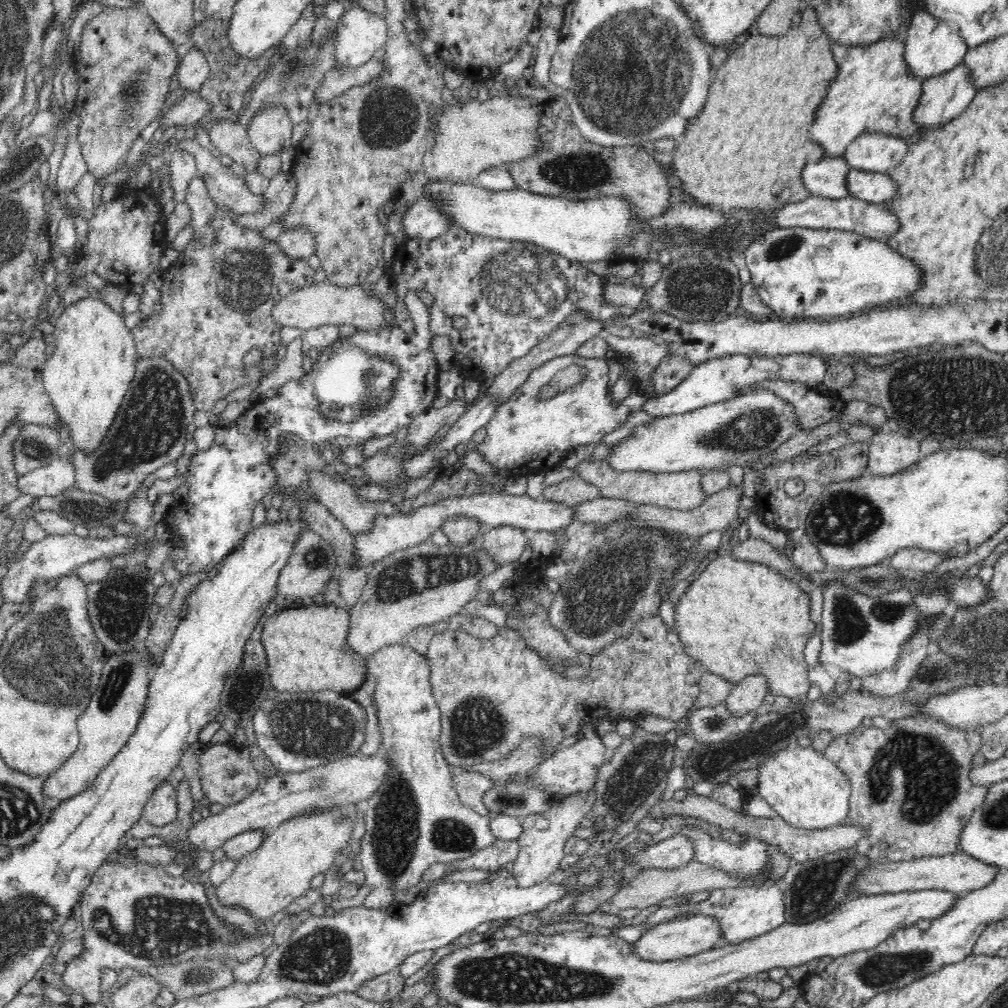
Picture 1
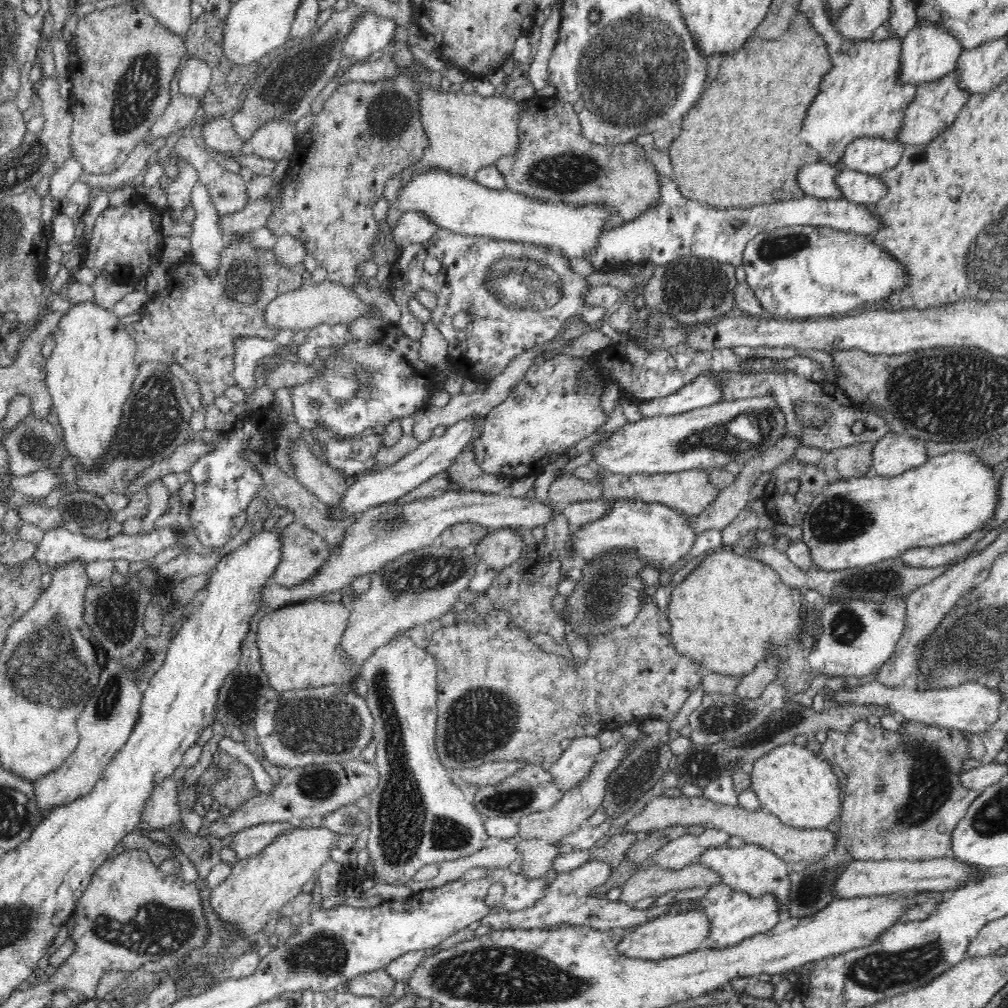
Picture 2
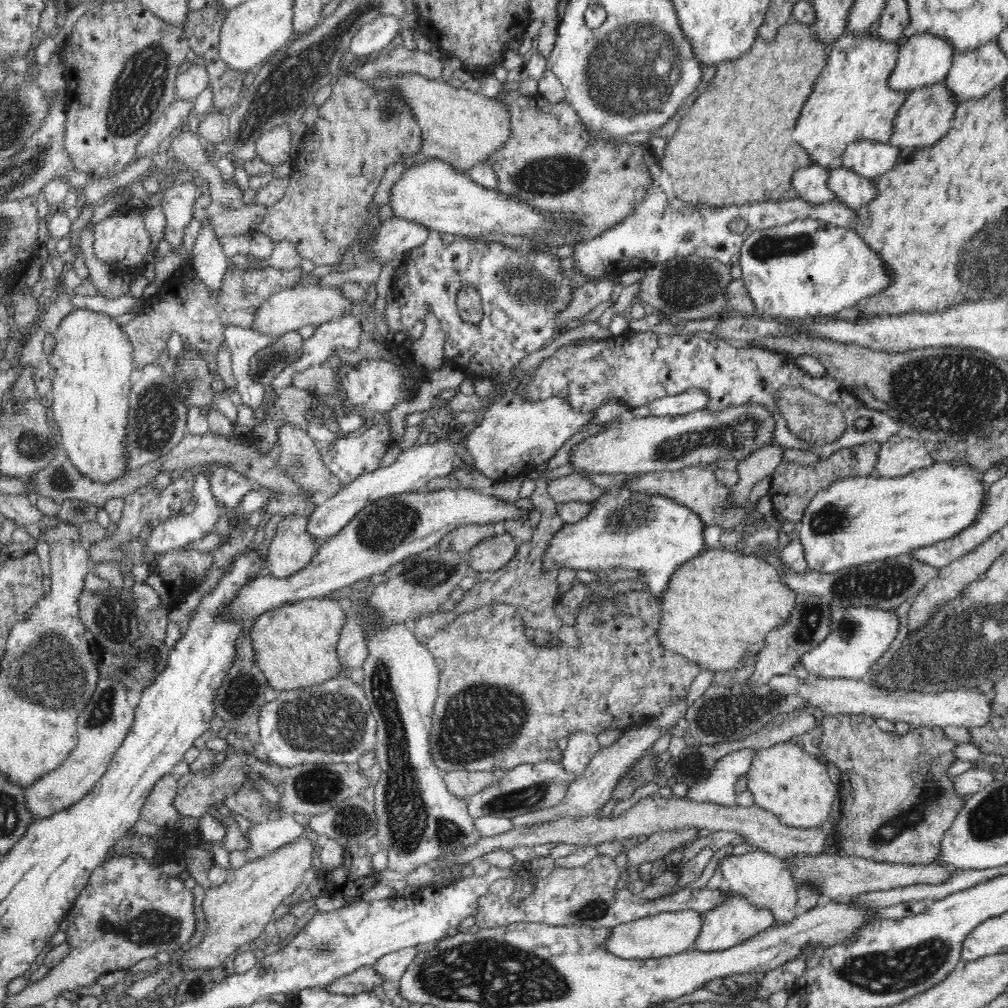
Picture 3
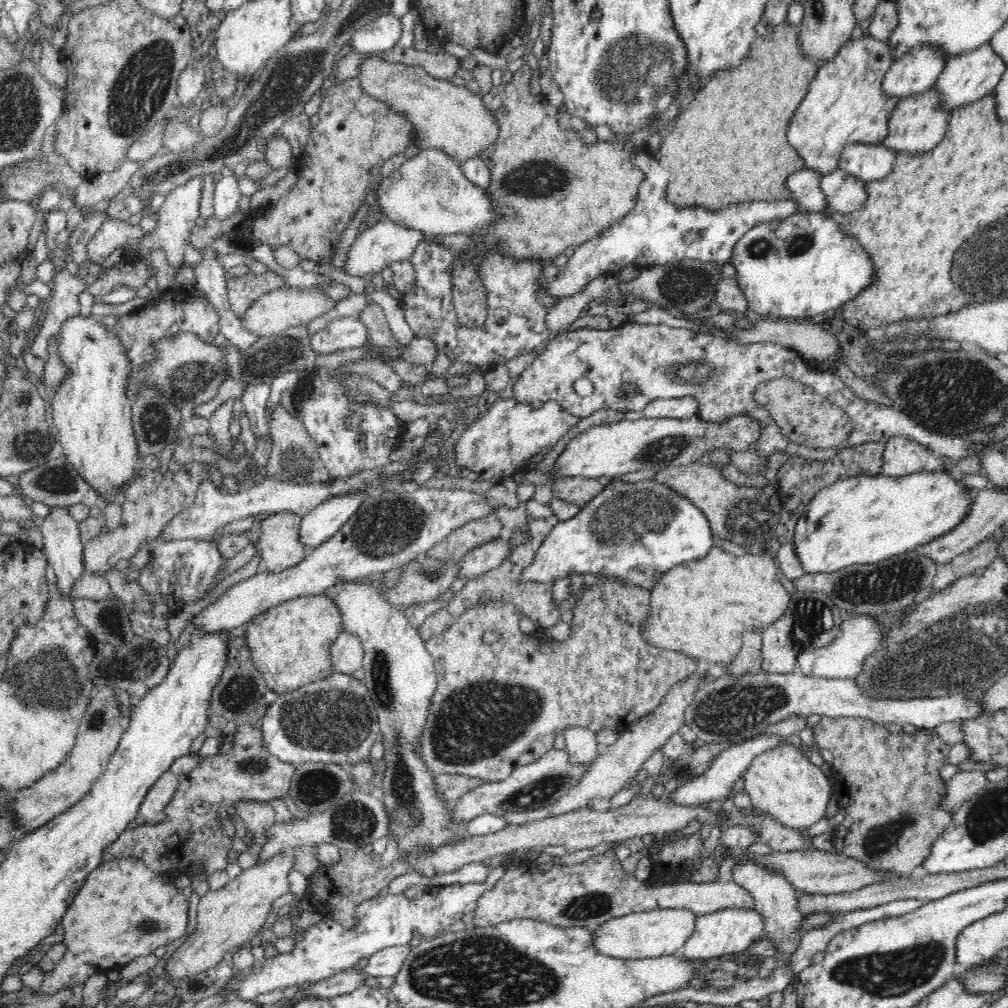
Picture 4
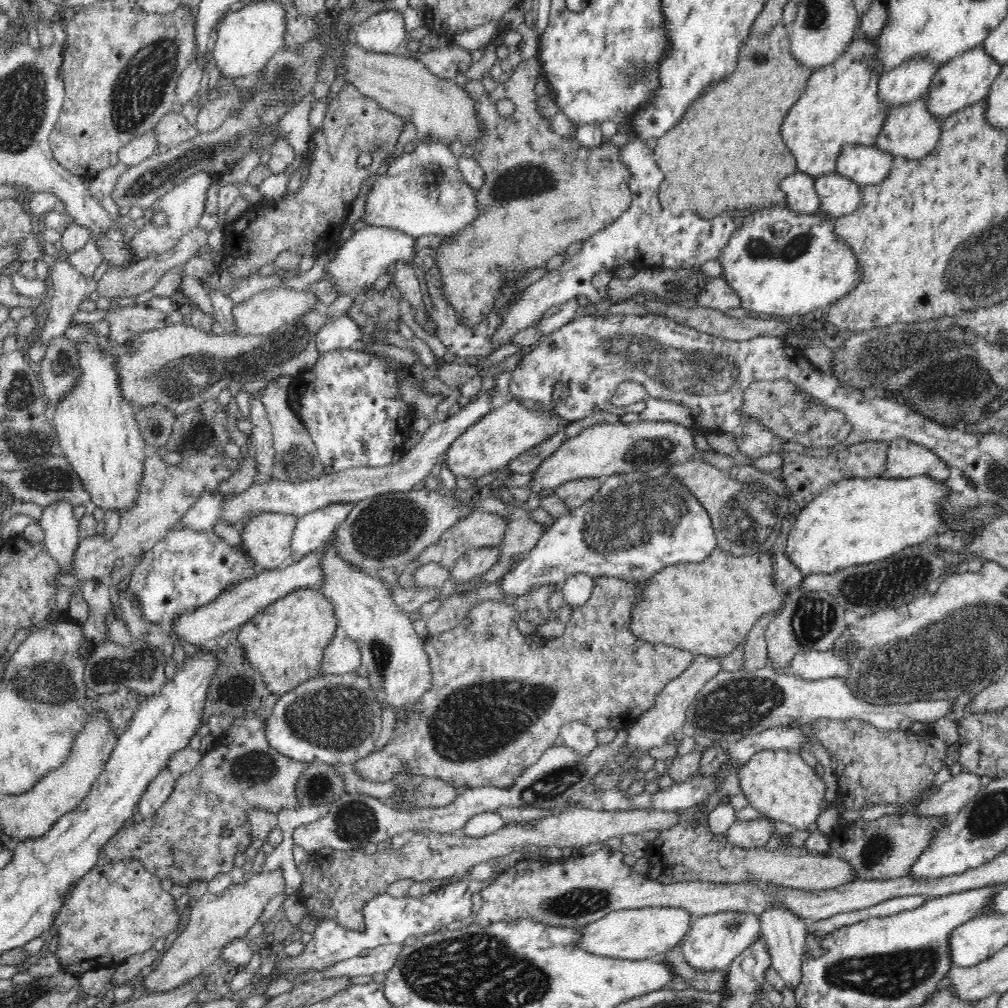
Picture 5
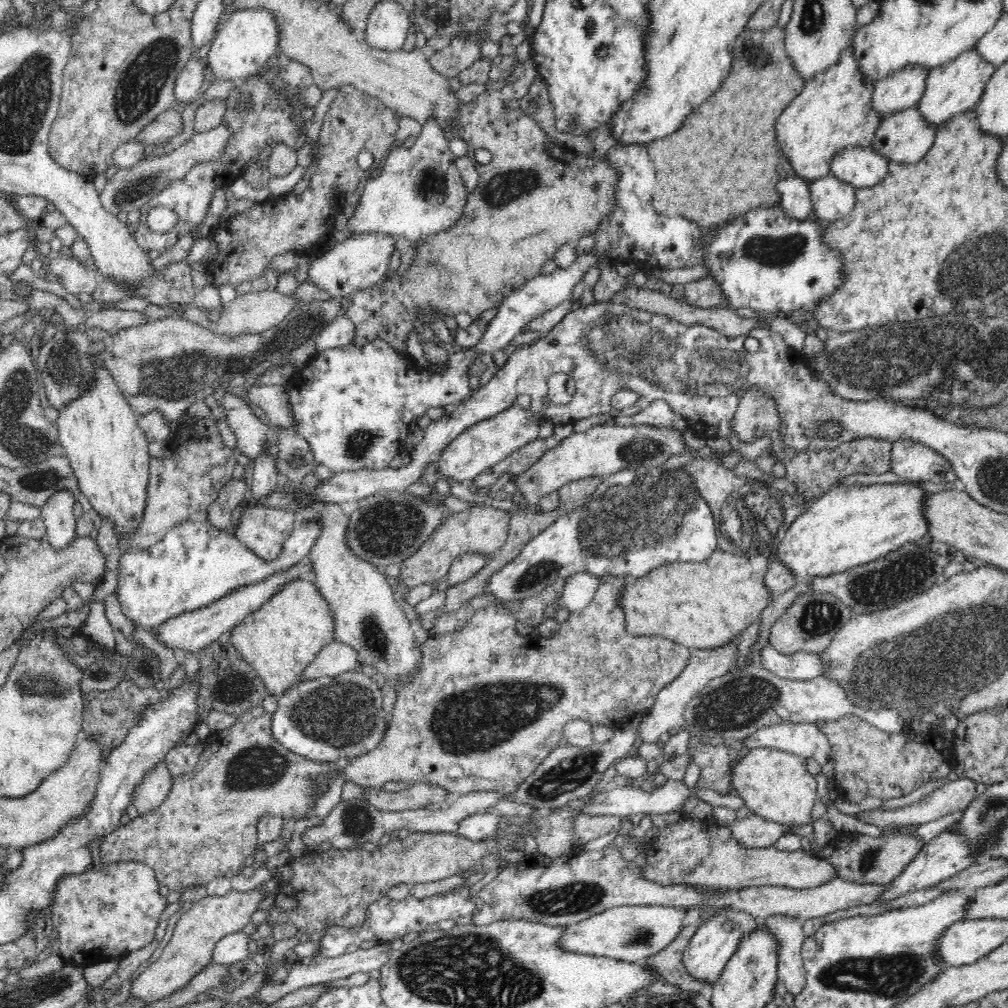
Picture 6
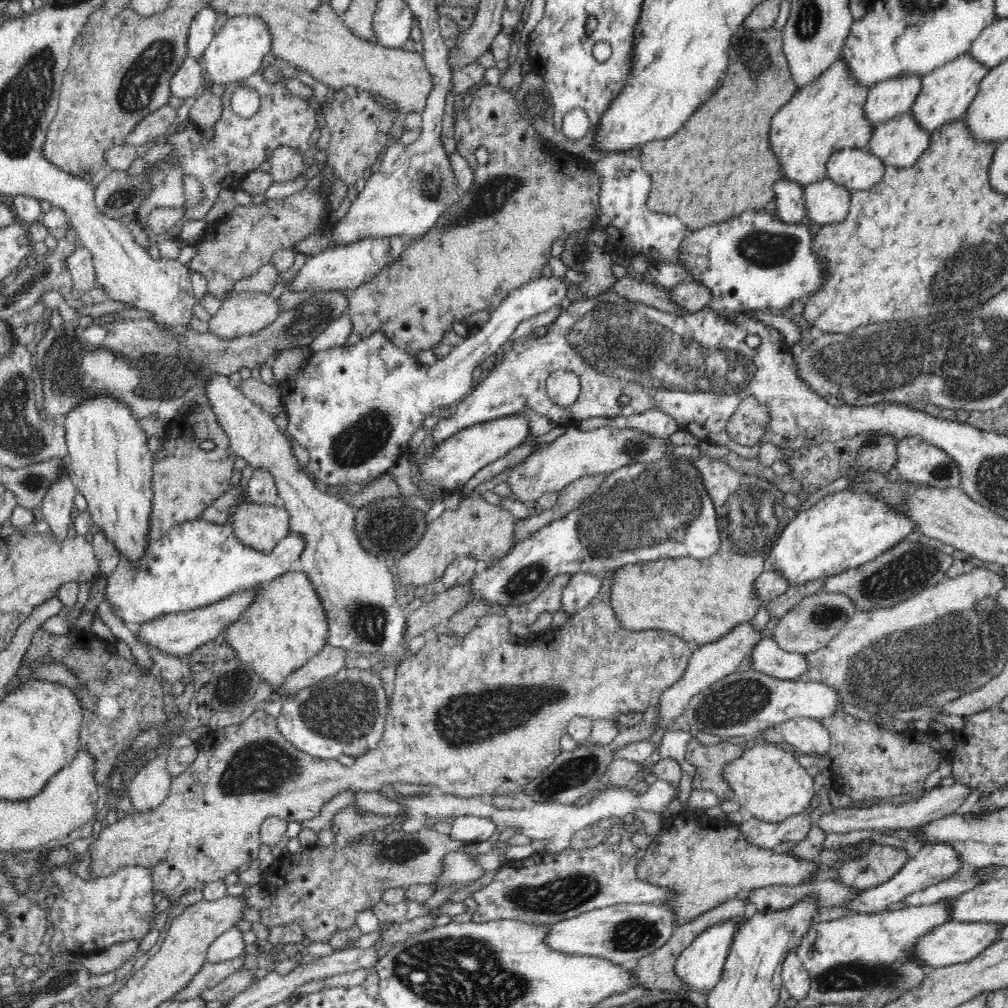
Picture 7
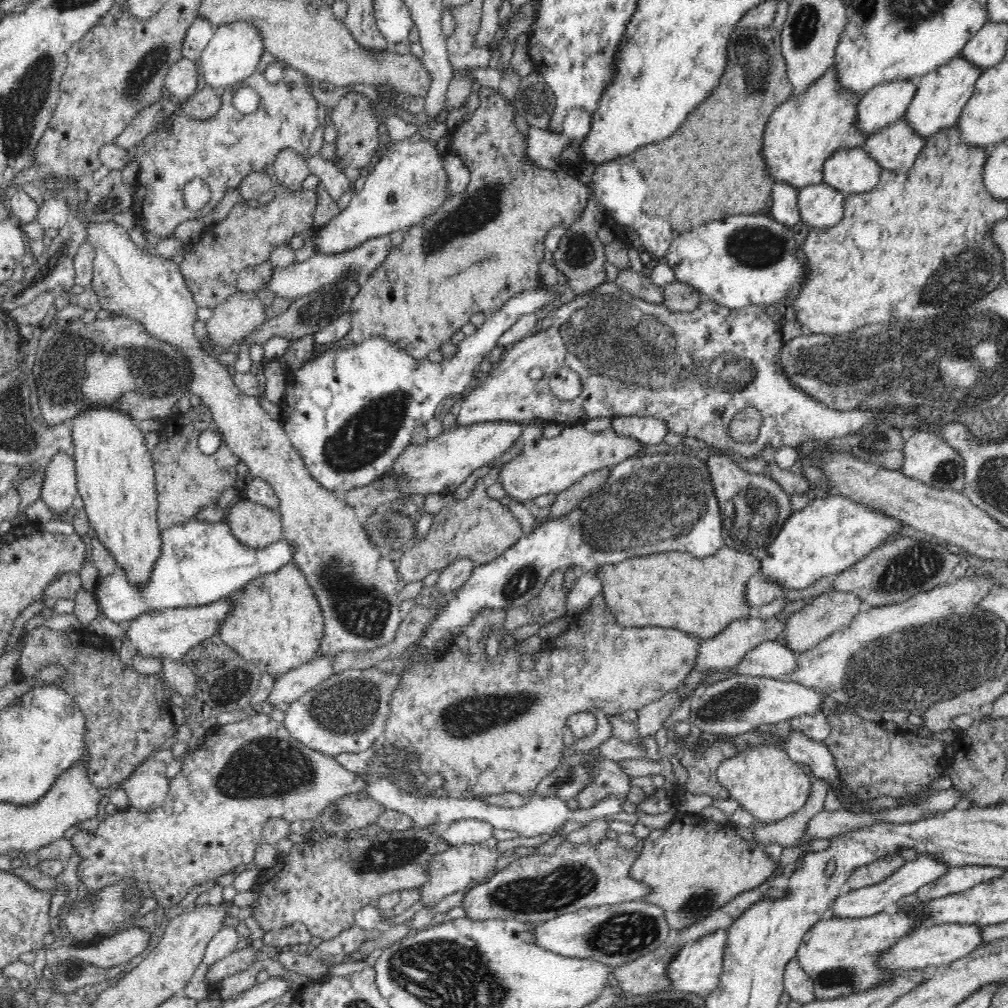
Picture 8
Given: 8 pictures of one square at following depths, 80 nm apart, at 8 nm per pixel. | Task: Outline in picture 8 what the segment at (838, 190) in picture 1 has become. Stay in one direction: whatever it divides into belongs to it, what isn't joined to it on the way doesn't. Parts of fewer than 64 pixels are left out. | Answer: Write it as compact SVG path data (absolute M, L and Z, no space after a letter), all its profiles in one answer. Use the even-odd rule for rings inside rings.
M777 182L772 188L772 218L779 224L794 228L802 223L797 192L784 182Z

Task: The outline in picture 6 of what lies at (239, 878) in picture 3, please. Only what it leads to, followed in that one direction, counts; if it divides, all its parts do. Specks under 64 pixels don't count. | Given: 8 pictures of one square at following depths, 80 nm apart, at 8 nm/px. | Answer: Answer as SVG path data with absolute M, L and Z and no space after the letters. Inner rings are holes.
M272 877L256 889L246 892L230 890L223 895L207 895L192 903L187 911L182 912L182 917L158 960L151 963L131 984L130 998L156 1003L172 994L172 991L186 986L195 974L212 964L212 950L216 942L228 934L242 931L251 923L251 916L258 910L258 904L266 896L276 895L278 892L278 878Z

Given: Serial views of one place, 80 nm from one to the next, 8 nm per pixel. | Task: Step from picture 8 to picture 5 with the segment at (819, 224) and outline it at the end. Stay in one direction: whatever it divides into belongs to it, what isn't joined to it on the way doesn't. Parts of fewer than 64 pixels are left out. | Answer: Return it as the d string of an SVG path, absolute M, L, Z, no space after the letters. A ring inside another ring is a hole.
M837 173L816 178L815 188L821 203L819 213L833 221L853 213L862 201L860 186Z

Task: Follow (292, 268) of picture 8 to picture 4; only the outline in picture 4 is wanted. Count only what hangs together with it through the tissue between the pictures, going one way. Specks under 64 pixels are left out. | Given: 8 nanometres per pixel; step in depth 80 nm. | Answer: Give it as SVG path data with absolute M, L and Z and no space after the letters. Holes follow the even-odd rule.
M381 220L372 228L368 227L358 234L356 241L351 245L351 249L347 254L344 272L350 274L350 276L358 276L368 280L374 273L382 272L386 266L410 259L424 236L418 230L405 228L390 220Z

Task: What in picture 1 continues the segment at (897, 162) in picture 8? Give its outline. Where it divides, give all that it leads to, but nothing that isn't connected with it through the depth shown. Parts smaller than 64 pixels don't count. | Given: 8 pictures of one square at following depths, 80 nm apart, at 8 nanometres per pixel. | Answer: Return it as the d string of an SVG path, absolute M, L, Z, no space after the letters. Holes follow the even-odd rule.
M960 63L955 66L952 70L945 72L944 74L939 74L927 79L922 82L922 94L920 94L920 102L916 106L916 110L912 112L912 120L918 123L918 129L920 132L918 134L912 134L908 136L905 140L910 142L918 142L923 137L924 133L927 133L933 128L939 127L953 118L956 118L959 114L962 114L970 102L974 98L978 89L974 87L972 83L972 75L970 75L970 69Z

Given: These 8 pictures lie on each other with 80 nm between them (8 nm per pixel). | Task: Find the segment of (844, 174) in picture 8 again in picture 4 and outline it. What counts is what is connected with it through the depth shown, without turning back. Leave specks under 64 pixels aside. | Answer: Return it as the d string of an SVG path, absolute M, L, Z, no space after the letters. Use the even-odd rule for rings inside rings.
M850 143L842 149L839 169L865 184L889 176L897 153L883 144Z

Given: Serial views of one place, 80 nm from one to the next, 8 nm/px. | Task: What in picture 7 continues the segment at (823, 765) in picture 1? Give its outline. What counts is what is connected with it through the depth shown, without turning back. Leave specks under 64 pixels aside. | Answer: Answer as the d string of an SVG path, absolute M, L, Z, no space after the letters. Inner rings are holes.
M773 744L754 745L751 749L746 748L742 754L732 759L723 771L724 779L728 782L730 789L735 794L735 800L741 804L742 811L748 817L756 817L757 819L776 823L782 822L796 814L802 814L815 796L817 786L804 767L798 763L793 753L782 749L781 746Z

